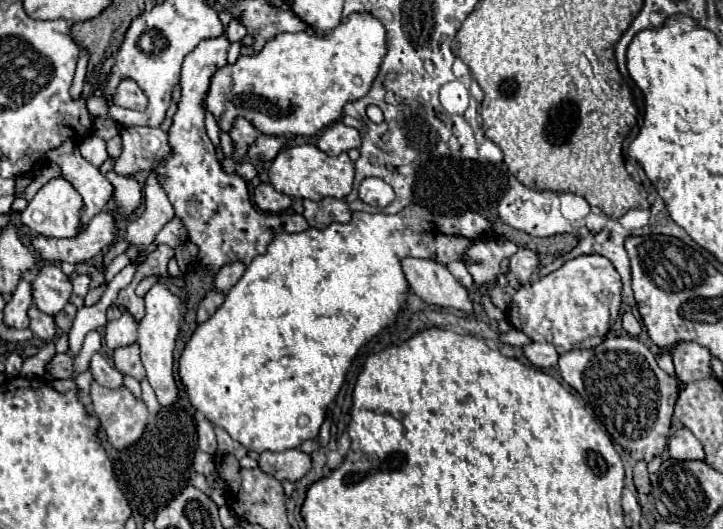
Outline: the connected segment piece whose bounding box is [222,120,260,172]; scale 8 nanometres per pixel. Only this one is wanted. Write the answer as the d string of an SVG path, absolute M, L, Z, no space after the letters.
M234 120L232 128L230 128L230 138L234 142L234 154L224 158L222 168L226 172L234 172L238 162L246 158L248 148L254 144L254 140L260 136L260 132L256 132L256 128L252 128L252 124L248 124L248 120Z

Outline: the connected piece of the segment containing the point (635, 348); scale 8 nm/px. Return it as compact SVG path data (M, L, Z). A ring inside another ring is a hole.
M630 336L606 338L602 344L590 350L572 350L560 356L558 372L566 384L570 384L596 412L596 418L604 424L608 434L634 458L650 462L654 456L660 456L668 444L670 418L674 410L674 402L678 398L676 378L666 374L658 364L654 354L638 340Z

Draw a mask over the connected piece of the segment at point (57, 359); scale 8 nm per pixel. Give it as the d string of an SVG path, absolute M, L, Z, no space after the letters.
M58 354L54 356L48 366L46 366L56 378L68 378L72 380L74 378L74 366L72 366L72 358L68 354Z

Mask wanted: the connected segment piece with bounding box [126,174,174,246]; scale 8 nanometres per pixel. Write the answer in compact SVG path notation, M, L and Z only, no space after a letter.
M150 174L144 186L144 212L140 214L138 220L128 224L126 230L126 240L134 246L146 244L150 246L154 242L154 236L174 218L174 208L160 188L156 174Z

